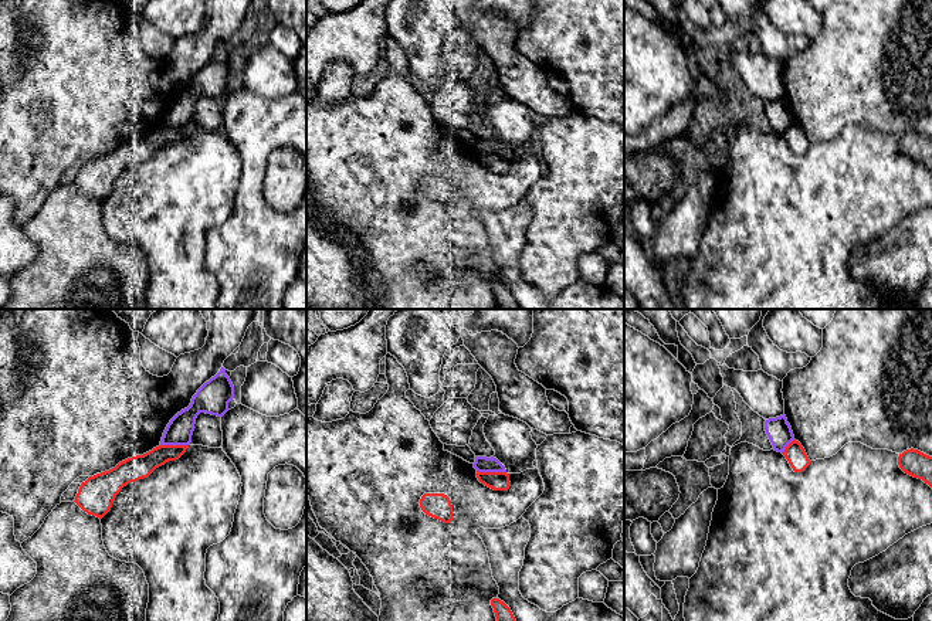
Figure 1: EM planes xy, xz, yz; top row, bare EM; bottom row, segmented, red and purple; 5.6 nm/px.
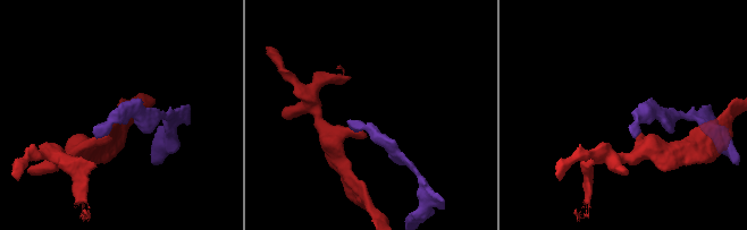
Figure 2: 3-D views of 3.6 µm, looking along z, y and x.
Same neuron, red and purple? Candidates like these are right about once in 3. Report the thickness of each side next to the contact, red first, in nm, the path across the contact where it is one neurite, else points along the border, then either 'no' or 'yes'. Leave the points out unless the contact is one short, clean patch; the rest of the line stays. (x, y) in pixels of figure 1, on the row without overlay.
calibres 110 and 90 nm; border xz (477, 152), (505, 155); no

